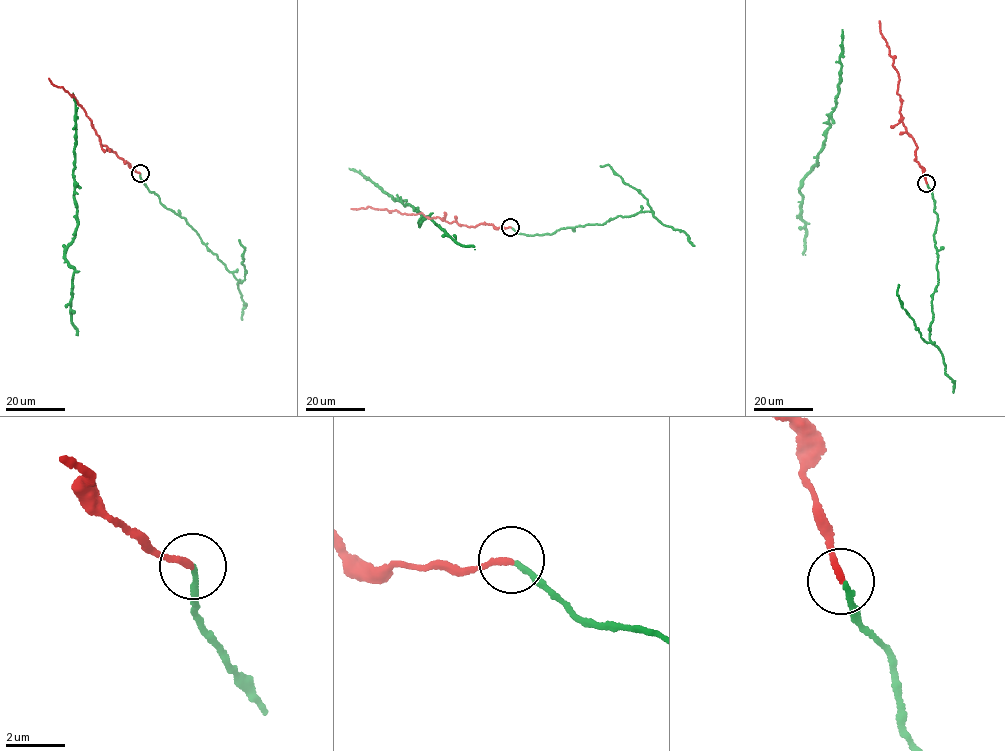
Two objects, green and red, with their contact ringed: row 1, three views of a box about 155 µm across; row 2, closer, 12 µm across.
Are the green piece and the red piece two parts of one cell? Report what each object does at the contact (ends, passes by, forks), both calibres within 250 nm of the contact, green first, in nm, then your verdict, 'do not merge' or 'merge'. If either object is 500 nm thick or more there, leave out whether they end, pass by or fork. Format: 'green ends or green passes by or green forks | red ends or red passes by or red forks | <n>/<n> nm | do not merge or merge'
green ends | red ends | 150/220 nm | merge

